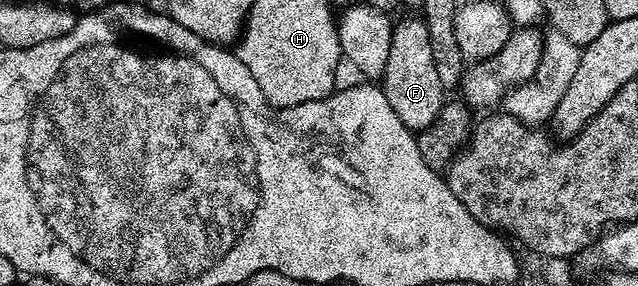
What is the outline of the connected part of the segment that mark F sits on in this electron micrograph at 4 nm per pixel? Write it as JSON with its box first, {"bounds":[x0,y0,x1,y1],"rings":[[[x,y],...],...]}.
{"bounds":[381,18,445,133],"rings":[[[422,18],[403,19],[391,28],[389,61],[381,76],[381,86],[393,113],[413,133],[423,131],[434,120],[445,102],[445,88],[433,65],[433,45],[429,45],[429,29]]]}

